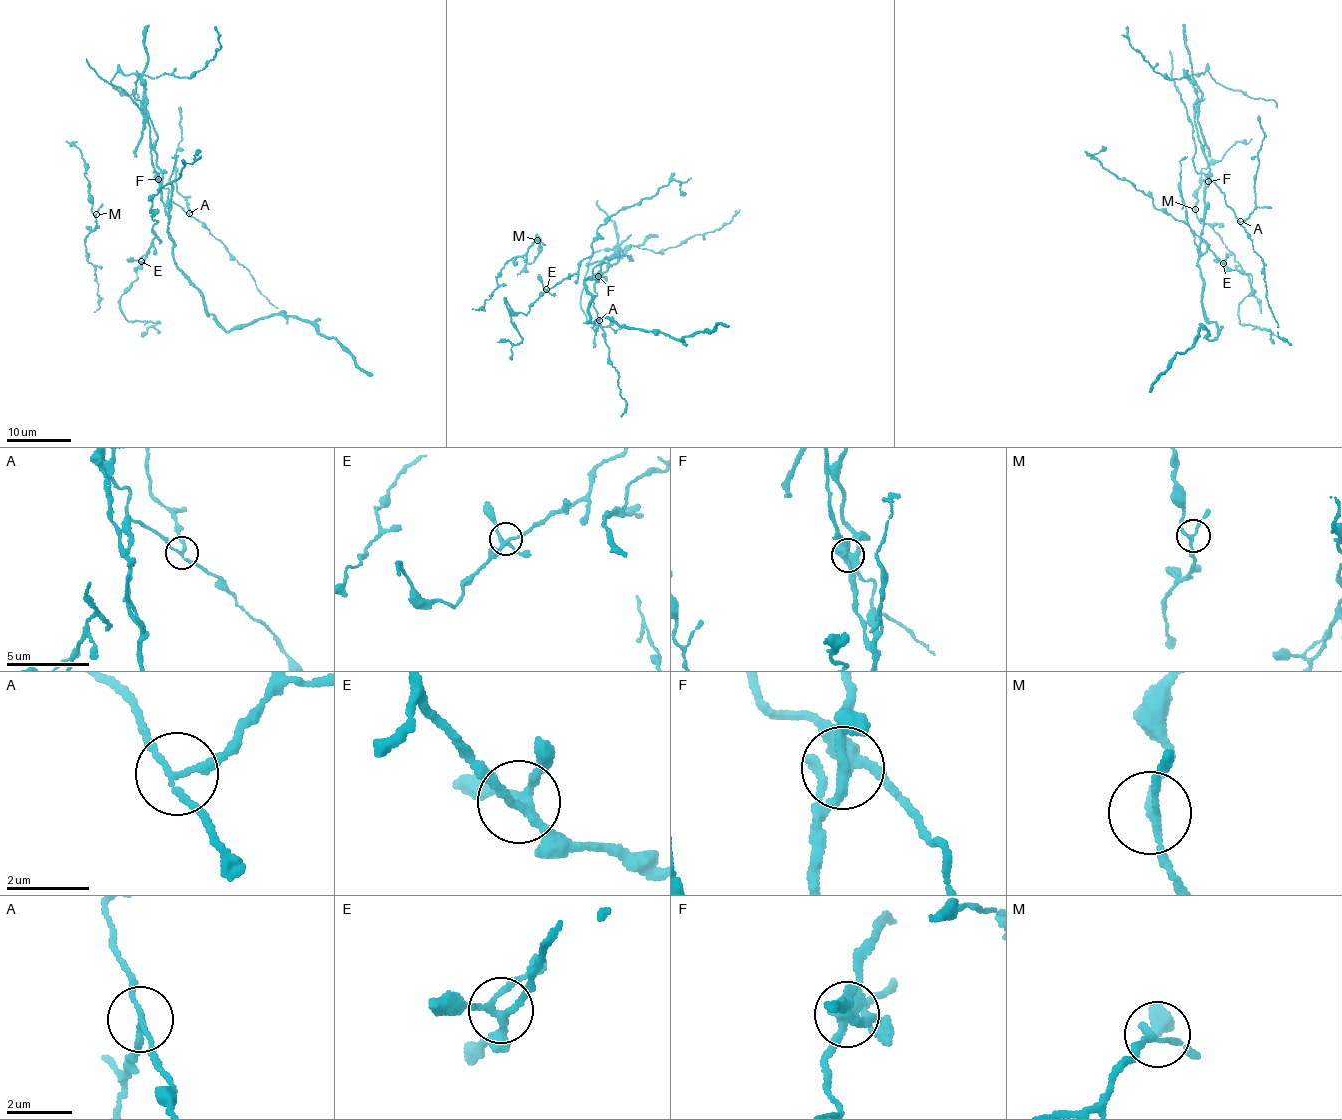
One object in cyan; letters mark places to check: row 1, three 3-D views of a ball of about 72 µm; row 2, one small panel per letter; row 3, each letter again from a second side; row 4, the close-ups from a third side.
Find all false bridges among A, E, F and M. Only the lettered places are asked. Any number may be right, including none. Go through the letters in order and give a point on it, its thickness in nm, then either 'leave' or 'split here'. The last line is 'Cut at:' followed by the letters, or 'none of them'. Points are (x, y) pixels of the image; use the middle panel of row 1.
A: place (599, 320); calibre 130 nm; split here
E: place (546, 289); calibre 190 nm; leave
F: place (598, 276); calibre 380 nm; split here
M: place (537, 240); calibre 170 nm; leave
Cut at: A, F

